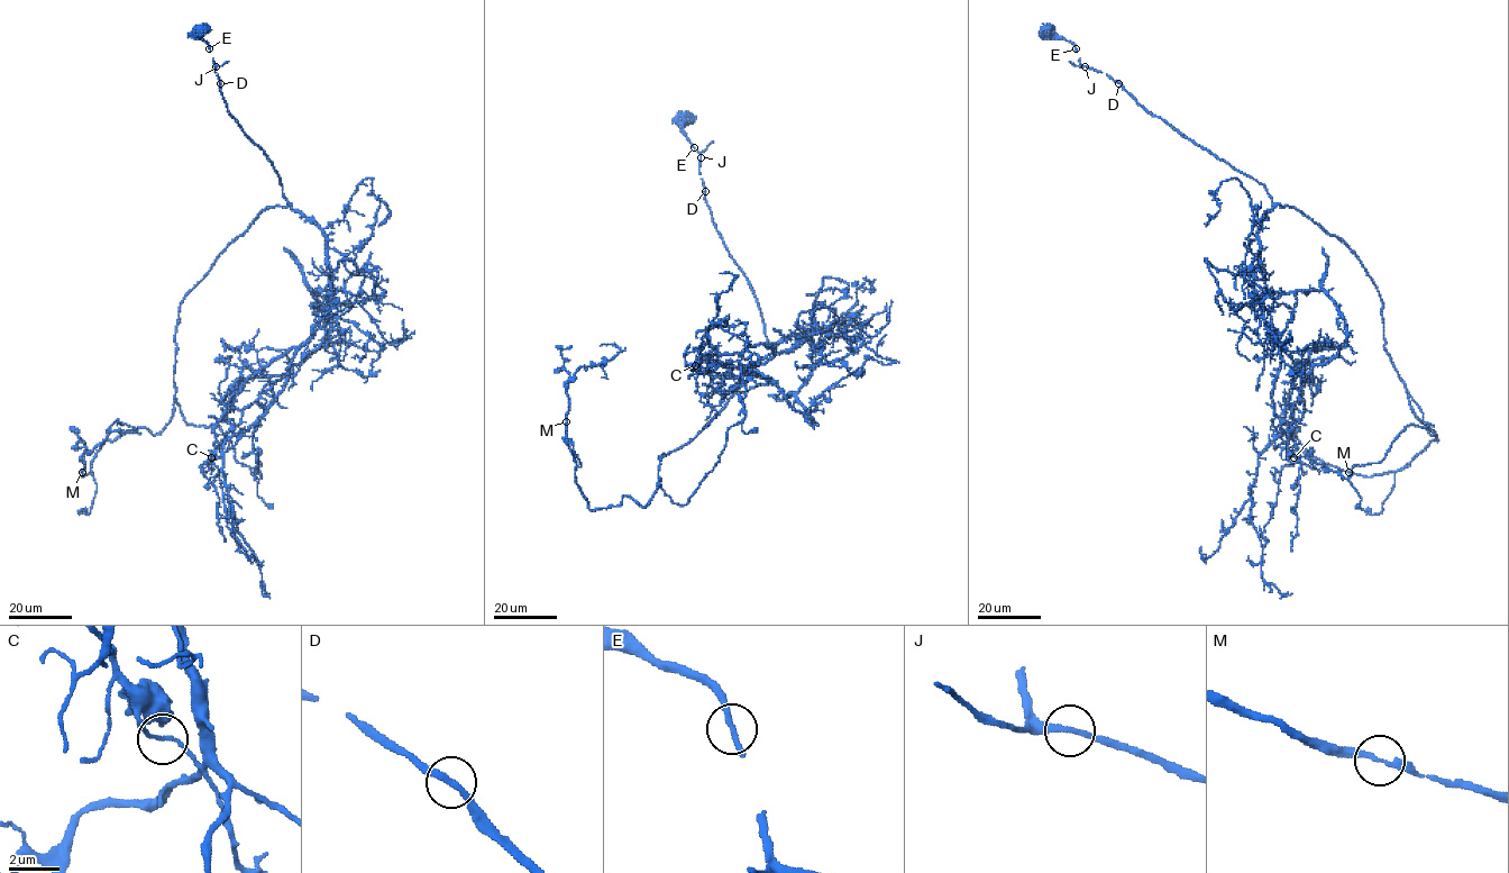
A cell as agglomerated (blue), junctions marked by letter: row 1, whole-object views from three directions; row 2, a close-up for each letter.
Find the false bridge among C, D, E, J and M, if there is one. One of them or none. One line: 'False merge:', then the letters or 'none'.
False merge: C

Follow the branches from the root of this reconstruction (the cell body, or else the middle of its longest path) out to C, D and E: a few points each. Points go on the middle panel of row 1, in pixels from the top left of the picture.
C: (685, 117), (712, 220), (767, 340), (816, 326), (782, 352), (712, 349), (695, 365)
D: (685, 117), (682, 132), (701, 154), (700, 173), (705, 191)
E: (685, 117), (682, 132), (694, 147)

